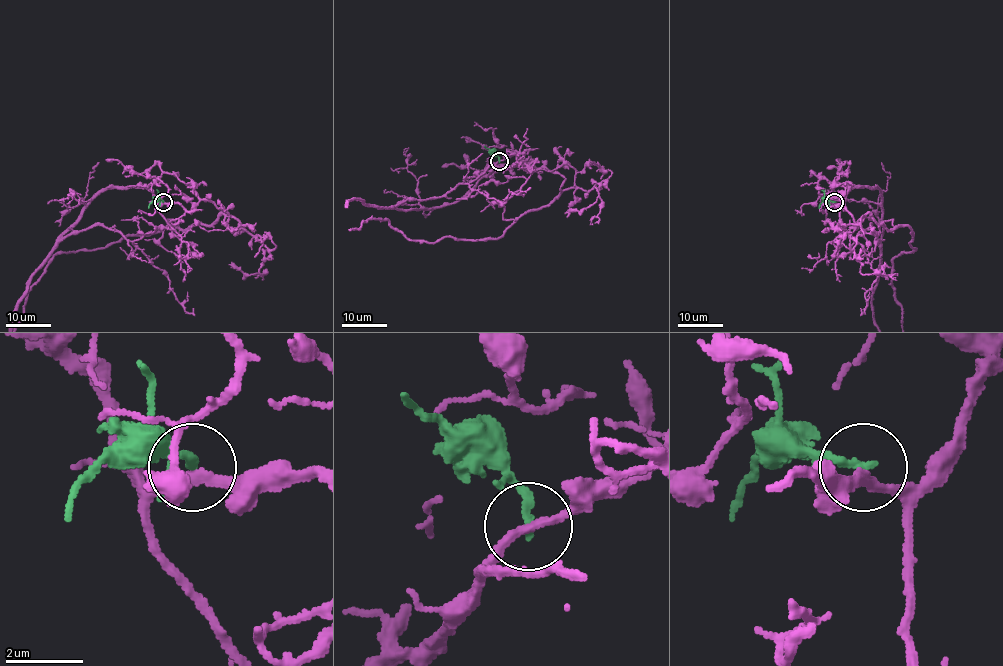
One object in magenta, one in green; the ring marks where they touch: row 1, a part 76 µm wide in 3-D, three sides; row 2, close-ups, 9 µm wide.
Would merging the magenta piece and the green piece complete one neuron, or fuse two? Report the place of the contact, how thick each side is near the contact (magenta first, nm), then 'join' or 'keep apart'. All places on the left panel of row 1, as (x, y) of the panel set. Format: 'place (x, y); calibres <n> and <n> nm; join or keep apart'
place (163, 202); calibres 240 and 220 nm; keep apart

